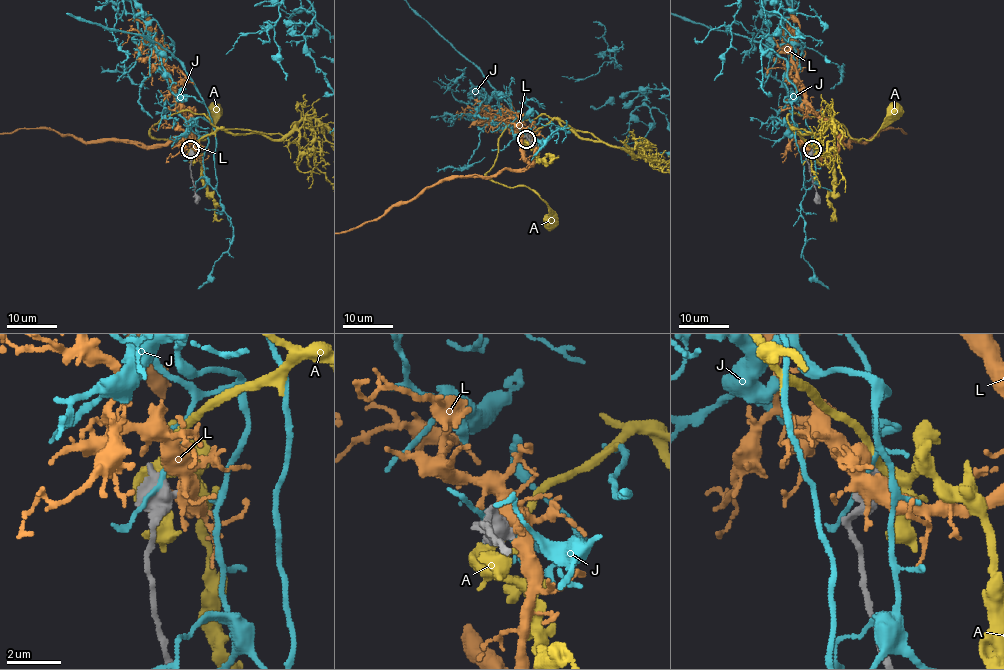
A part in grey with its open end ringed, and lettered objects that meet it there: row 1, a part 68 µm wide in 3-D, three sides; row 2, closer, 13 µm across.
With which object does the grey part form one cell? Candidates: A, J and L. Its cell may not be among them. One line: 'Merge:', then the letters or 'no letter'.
Merge: no letter

